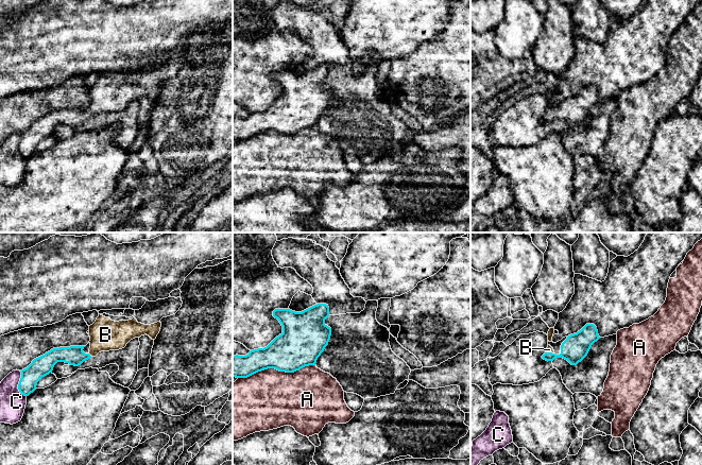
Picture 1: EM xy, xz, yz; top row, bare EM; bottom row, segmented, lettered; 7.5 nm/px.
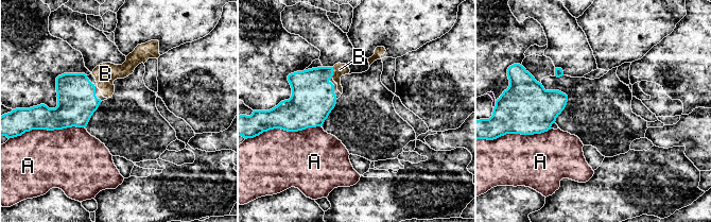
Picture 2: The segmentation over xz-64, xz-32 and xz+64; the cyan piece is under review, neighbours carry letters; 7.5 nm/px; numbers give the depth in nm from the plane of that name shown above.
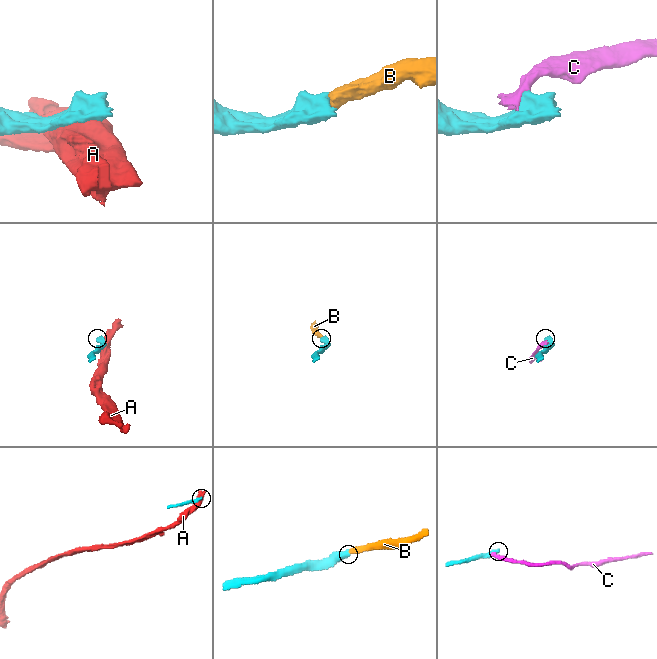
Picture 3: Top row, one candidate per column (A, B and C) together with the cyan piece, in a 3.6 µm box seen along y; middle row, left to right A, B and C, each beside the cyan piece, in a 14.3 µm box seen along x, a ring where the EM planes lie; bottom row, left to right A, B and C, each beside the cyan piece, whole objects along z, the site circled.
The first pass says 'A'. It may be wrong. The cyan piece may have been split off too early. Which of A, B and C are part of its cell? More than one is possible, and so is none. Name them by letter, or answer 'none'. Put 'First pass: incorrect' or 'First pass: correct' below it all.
B
First pass: incorrect

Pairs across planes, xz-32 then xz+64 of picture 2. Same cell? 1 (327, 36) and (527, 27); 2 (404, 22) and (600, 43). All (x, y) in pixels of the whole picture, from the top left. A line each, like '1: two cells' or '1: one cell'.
1: two cells
2: one cell

